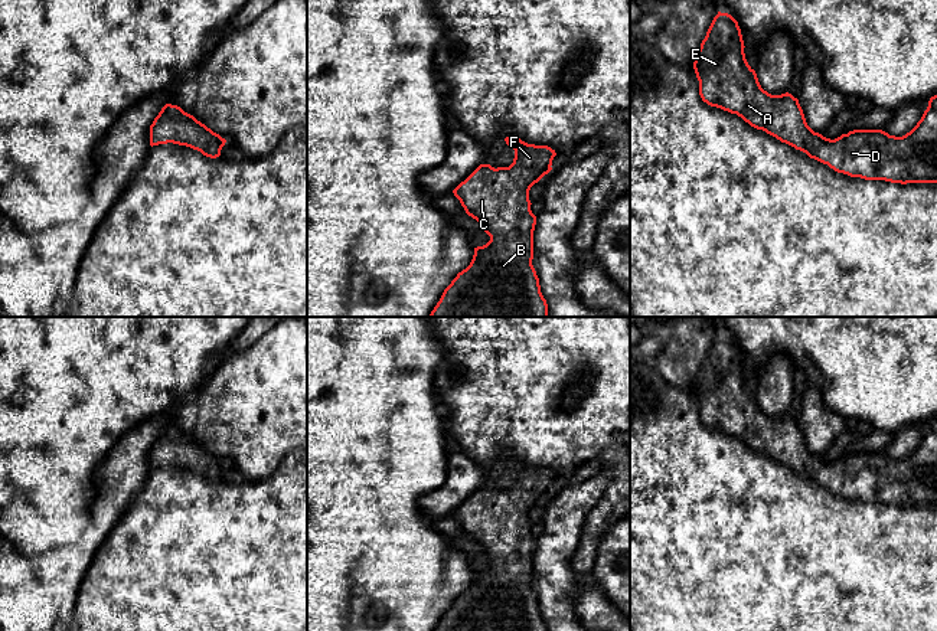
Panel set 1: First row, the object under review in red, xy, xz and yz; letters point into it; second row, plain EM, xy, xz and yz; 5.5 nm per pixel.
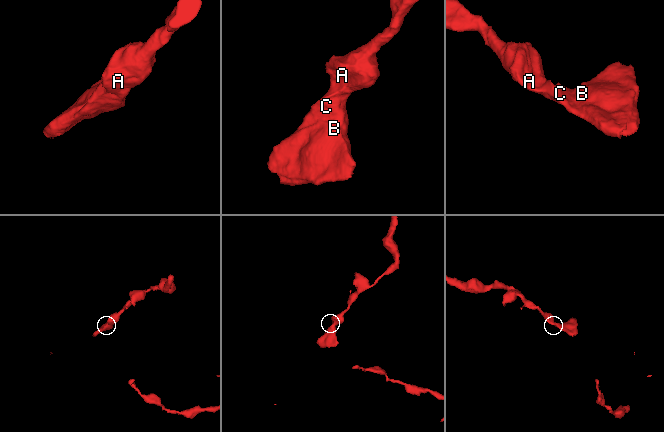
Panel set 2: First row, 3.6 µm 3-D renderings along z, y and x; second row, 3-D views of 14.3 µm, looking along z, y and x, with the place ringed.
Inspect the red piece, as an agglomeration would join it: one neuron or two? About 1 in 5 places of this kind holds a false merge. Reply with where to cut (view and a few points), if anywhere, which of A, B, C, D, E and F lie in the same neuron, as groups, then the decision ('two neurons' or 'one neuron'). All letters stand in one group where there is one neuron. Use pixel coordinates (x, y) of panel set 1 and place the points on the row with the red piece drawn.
no cut; A B C D E F; one neuron

